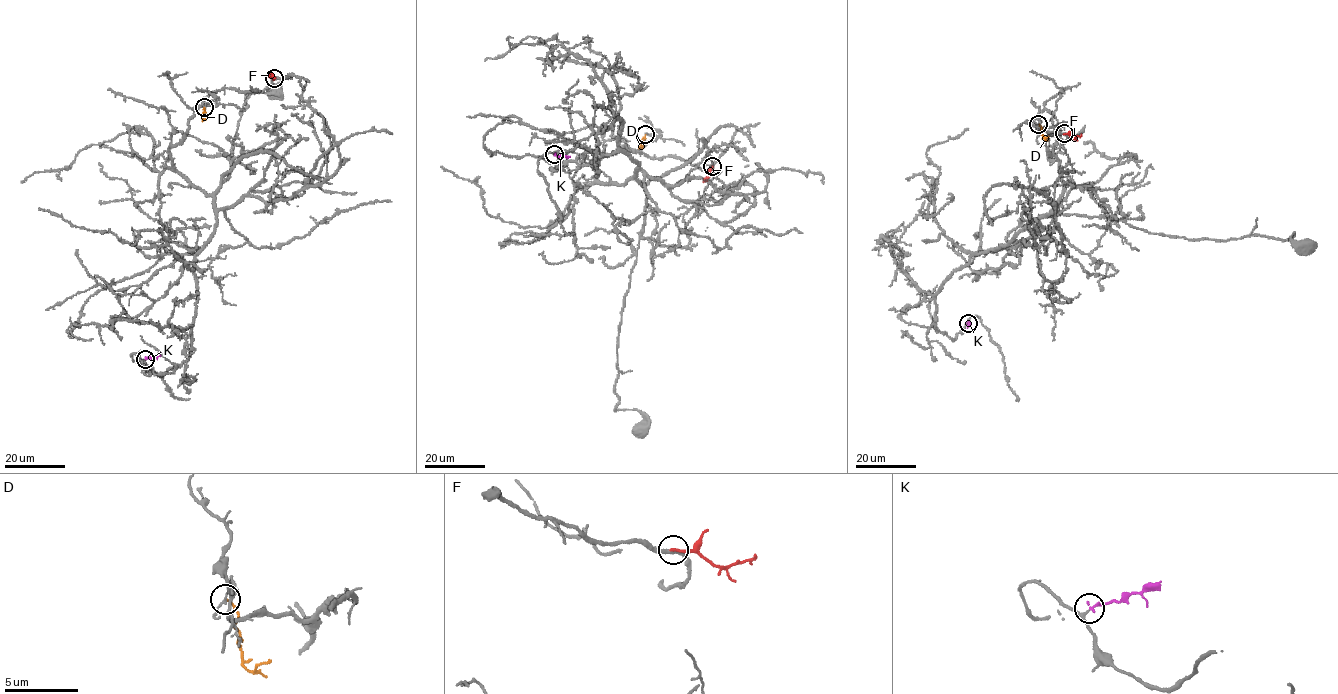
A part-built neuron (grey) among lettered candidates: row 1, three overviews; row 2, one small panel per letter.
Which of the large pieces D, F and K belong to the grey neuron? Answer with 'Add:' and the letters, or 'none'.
Add: K

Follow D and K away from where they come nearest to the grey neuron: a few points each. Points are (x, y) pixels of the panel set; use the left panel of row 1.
D: (204, 107), (204, 120), (205, 115)
K: (145, 359), (160, 353)

